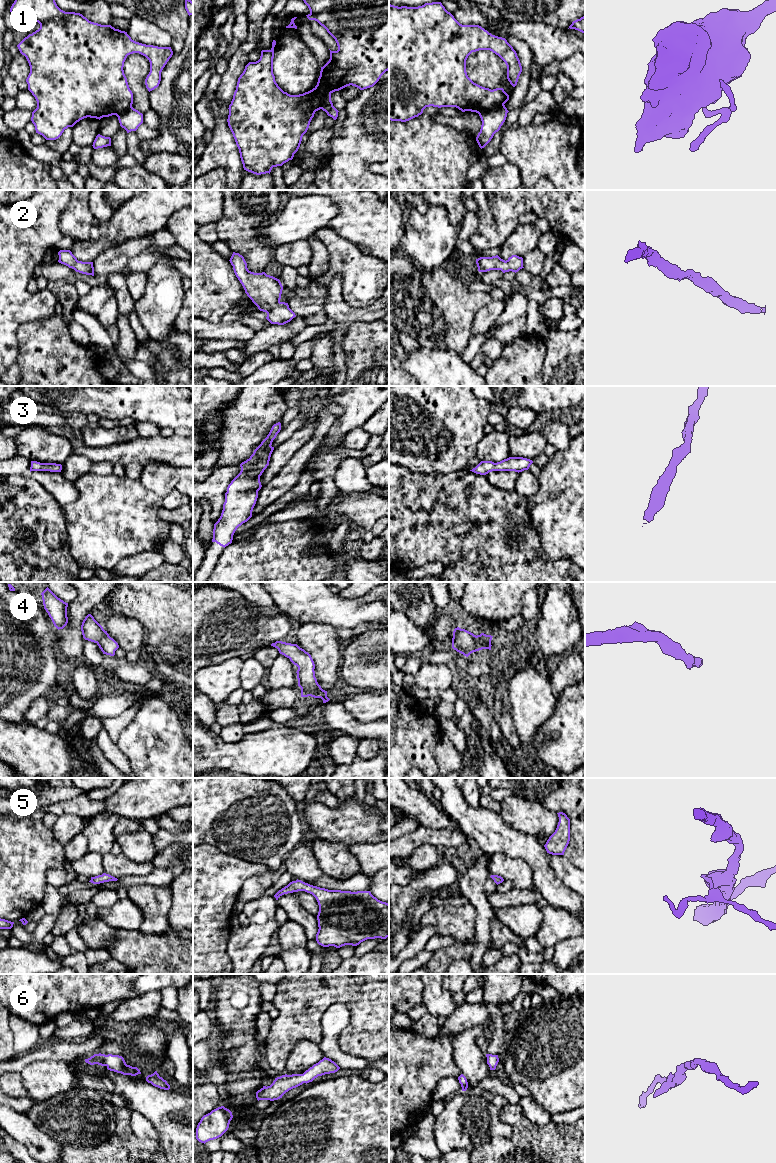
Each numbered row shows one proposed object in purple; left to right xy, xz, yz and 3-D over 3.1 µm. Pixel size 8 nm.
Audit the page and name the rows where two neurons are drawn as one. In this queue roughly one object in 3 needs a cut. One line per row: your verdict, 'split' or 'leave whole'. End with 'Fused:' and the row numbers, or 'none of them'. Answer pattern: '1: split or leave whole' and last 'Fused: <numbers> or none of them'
1: split
2: leave whole
3: leave whole
4: leave whole
5: leave whole
6: leave whole
Fused: 1

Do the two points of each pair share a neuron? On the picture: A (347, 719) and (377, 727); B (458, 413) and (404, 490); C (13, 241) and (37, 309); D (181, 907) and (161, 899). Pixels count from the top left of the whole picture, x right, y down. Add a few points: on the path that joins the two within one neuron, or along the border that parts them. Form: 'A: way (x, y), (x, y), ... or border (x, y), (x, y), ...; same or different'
A: way (354, 726), (356, 728), (370, 728); same
B: border (399, 465), (412, 472), (440, 473); different
C: way (13, 258), (13, 285), (20, 292); same
D: border (170, 885), (172, 900), (168, 912), (169, 926); different

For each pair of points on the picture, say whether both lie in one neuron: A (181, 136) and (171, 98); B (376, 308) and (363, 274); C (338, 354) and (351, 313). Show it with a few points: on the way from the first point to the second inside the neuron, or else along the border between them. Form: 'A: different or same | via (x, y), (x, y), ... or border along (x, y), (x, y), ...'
A: same | via (181, 127), (180, 107)
B: different | border along (378, 299), (362, 308), (351, 307)
C: same | via (338, 344), (338, 332), (342, 323)

